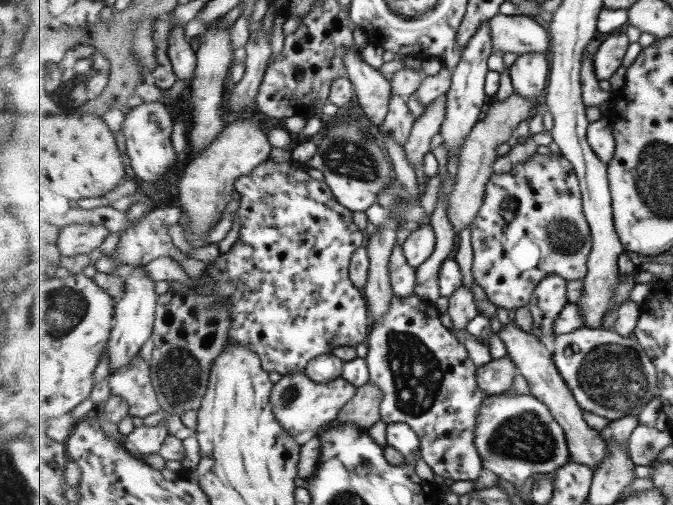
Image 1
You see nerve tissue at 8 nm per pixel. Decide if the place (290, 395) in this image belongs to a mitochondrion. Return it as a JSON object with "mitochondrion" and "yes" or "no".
{"mitochondrion":"yes"}

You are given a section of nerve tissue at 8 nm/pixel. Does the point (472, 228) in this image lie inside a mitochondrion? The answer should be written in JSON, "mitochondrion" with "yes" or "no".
{"mitochondrion":"no"}

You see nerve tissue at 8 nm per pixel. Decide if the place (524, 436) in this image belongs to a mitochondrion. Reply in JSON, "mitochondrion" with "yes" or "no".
{"mitochondrion":"yes"}

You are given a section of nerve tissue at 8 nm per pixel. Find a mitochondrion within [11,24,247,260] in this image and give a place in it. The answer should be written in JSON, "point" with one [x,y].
{"point":[61,91]}

